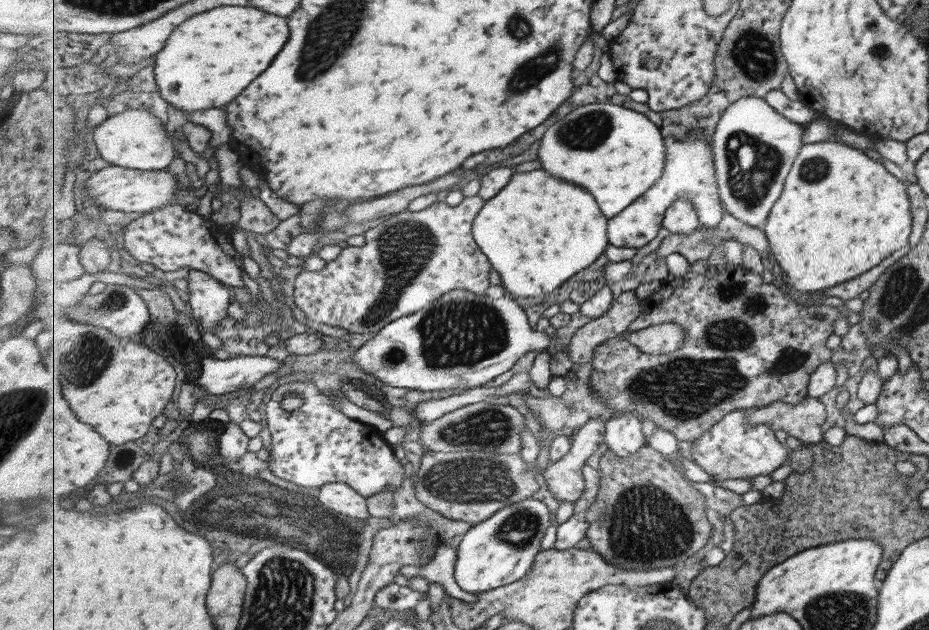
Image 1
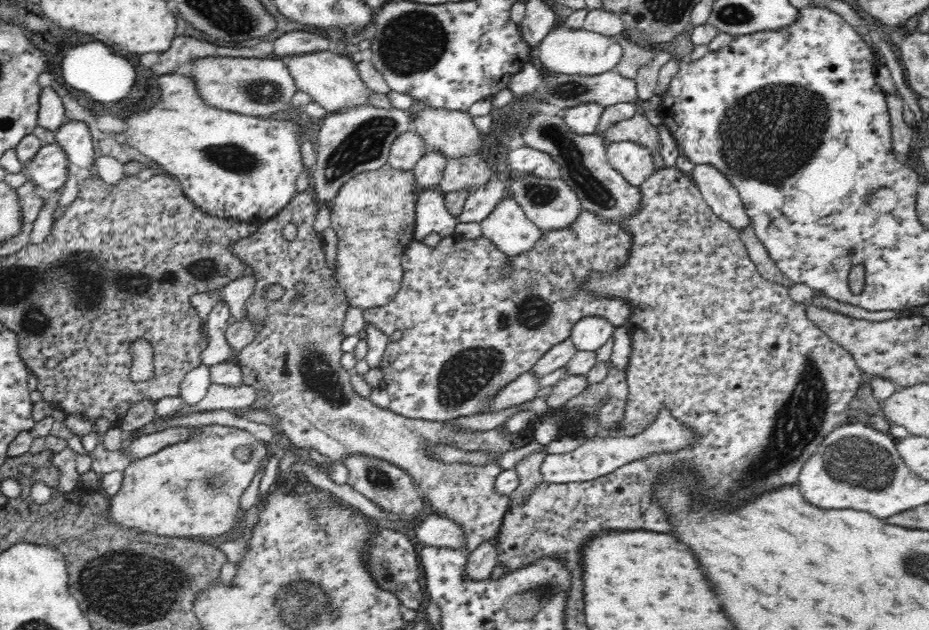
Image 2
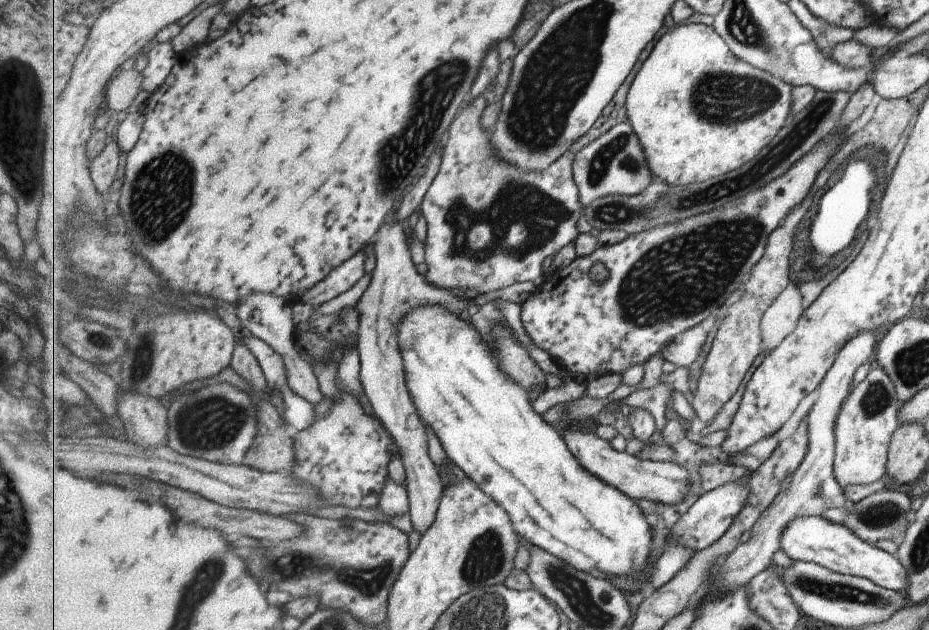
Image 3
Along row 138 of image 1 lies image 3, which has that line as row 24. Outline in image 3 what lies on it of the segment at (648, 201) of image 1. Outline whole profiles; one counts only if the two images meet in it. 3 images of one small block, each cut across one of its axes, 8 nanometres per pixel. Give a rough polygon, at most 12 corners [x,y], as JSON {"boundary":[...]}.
{"boundary":[[714,25],[673,26],[629,89],[655,177],[741,168],[794,87]]}

